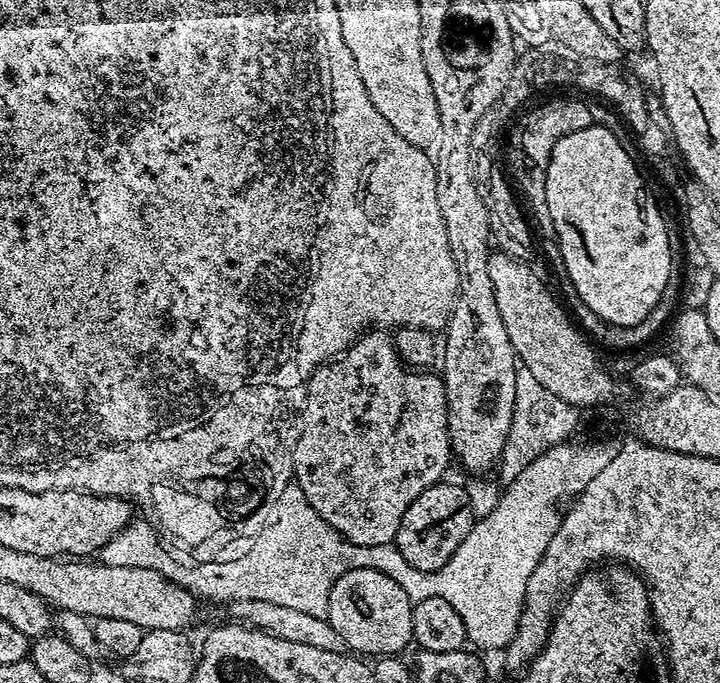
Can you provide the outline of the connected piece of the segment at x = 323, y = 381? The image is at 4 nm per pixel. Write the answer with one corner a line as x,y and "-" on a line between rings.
369,330
360,339
355,340
343,356
316,368
308,379
306,395
303,397
304,413
300,416
300,437
297,435
292,449
292,470
294,482
306,494
306,502
314,506
316,513
332,527
339,536
358,546
382,546
392,544
398,534
398,526
402,522
402,514
430,486
441,483
445,479
444,471
448,468
448,460
453,459
452,437
448,435
448,403
444,381
432,370
409,370
392,345
392,337
384,330

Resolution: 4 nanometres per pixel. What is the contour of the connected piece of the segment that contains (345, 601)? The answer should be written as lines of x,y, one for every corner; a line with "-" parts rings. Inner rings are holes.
352,568
339,576
330,590
327,620
353,653
371,658
394,656
403,653
403,648
413,643
413,603
394,578
373,568

